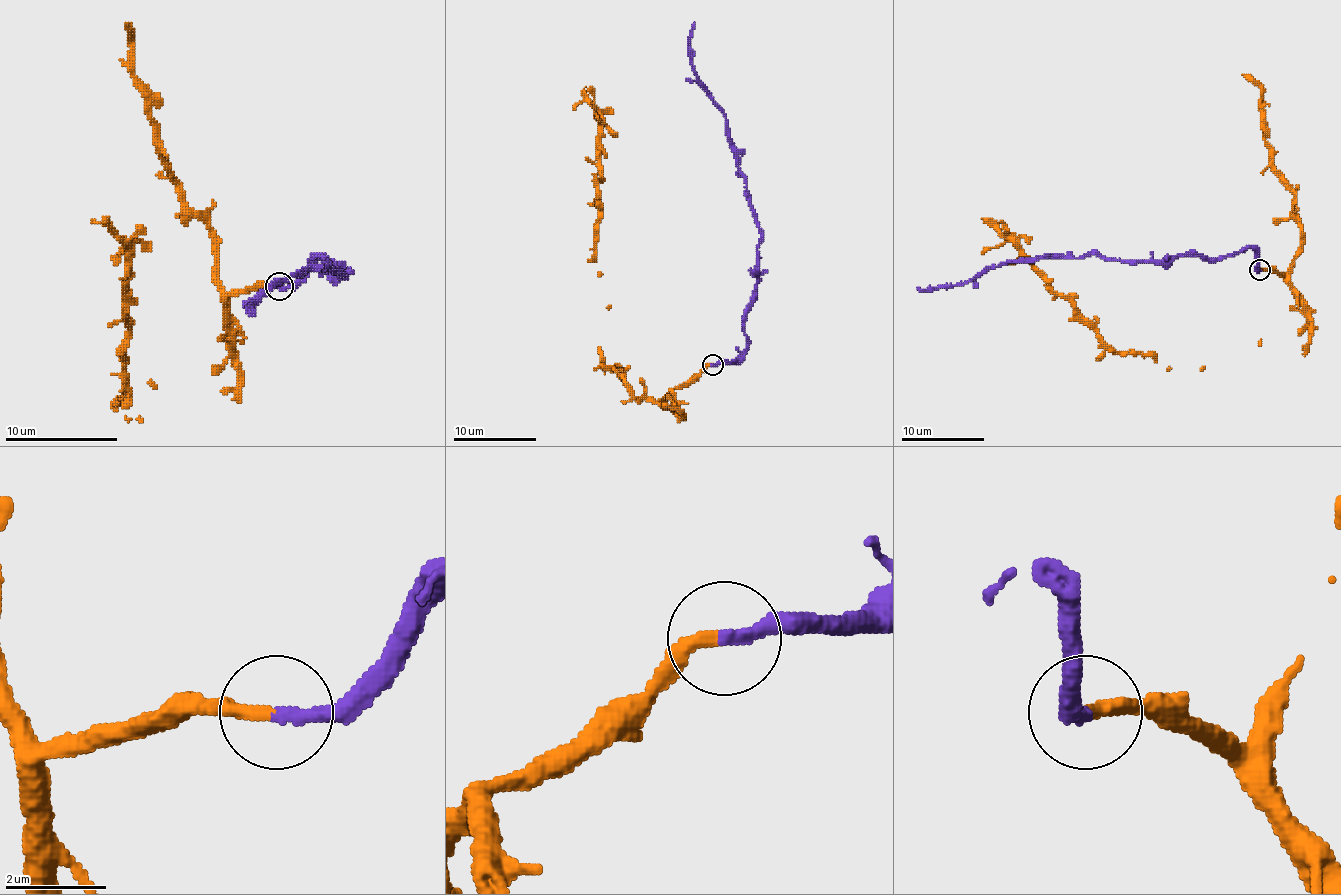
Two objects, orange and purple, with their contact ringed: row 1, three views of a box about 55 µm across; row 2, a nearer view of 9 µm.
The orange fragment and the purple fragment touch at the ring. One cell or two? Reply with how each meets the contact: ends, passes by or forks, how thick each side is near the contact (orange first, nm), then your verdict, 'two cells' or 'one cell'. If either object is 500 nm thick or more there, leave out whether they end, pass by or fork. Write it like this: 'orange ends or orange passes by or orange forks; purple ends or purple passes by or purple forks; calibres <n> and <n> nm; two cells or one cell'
orange ends; purple ends; calibres 280 and 280 nm; one cell

